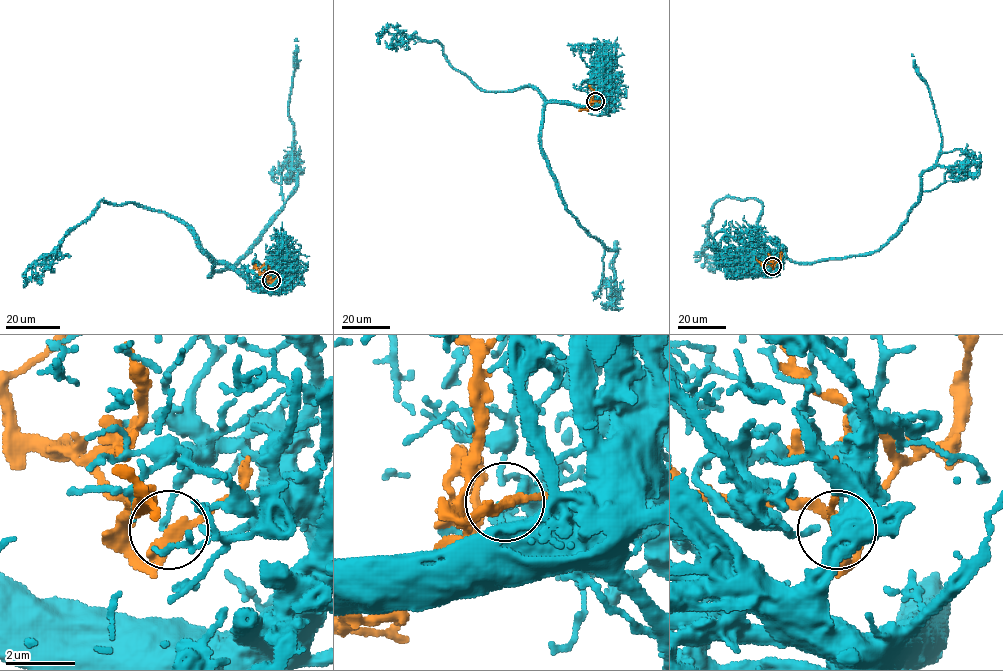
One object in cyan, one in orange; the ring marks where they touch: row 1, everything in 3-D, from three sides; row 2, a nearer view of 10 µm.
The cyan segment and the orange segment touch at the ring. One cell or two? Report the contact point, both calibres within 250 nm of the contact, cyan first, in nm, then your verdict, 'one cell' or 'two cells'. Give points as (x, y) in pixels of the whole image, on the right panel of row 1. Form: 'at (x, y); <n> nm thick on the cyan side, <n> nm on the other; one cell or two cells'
at (772, 266); 120 nm thick on the cyan side, 280 nm on the other; two cells

